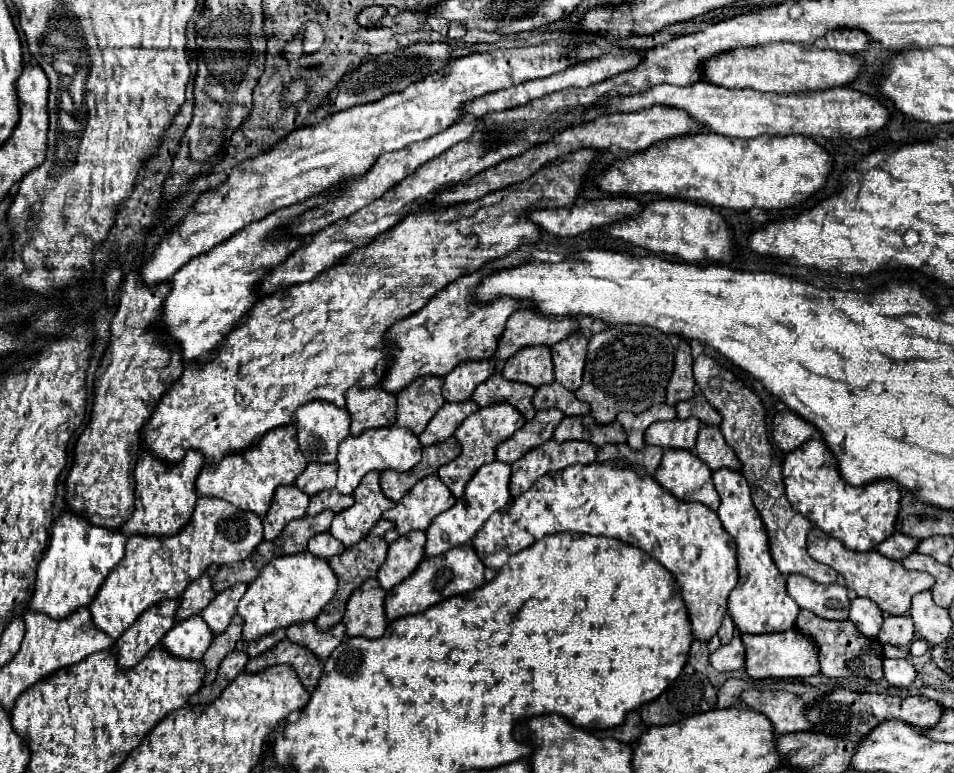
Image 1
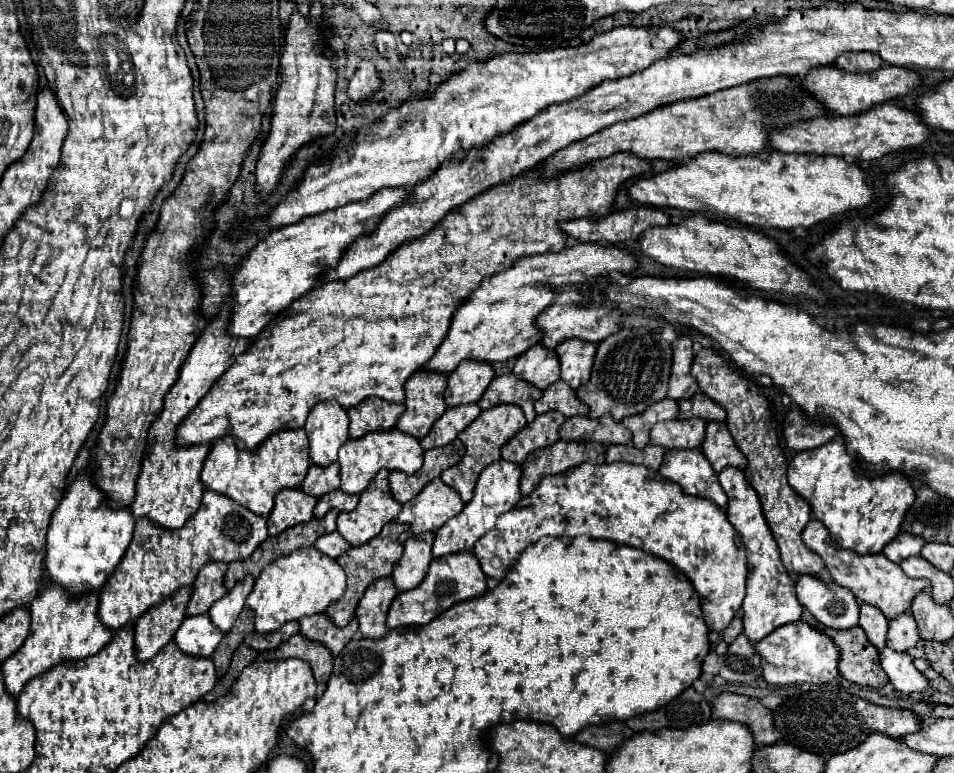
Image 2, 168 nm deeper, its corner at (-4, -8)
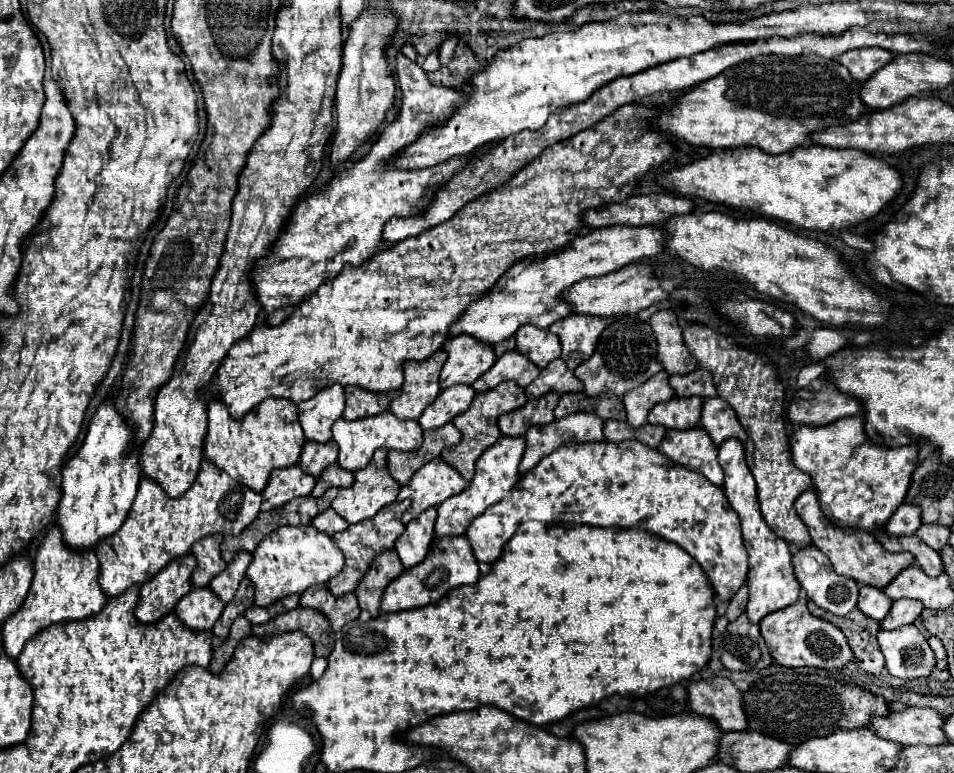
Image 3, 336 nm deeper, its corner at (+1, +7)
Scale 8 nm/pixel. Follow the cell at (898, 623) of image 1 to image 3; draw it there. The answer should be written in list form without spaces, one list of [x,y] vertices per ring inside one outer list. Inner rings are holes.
[[[897,599],[893,601],[891,611],[887,613],[887,617],[883,619],[881,627],[883,629],[899,629],[903,625],[911,625],[919,613],[923,611],[923,605],[915,599]]]

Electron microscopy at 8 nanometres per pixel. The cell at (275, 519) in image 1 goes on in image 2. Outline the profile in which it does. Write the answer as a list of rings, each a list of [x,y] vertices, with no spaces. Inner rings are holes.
[[[286,488],[278,492],[274,498],[274,508],[268,516],[270,536],[280,534],[284,528],[308,522],[312,518],[316,502],[318,498],[308,496],[300,488]]]

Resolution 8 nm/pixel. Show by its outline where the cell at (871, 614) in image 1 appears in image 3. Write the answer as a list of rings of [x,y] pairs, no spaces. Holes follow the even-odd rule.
[[[861,587],[861,593],[859,593],[859,611],[863,611],[867,617],[875,619],[875,621],[883,621],[887,611],[891,609],[893,601],[879,589],[875,587]]]

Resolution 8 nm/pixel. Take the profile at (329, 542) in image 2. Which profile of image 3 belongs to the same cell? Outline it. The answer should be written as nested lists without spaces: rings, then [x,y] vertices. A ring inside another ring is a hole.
[[[331,507],[323,513],[319,513],[315,519],[313,519],[313,527],[327,533],[327,535],[335,535],[339,531],[345,531],[349,527],[349,523],[345,519],[341,519]]]

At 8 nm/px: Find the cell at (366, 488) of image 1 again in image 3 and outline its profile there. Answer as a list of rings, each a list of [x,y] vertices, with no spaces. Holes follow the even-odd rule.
[[[377,449],[371,463],[361,469],[359,473],[355,473],[355,481],[351,487],[347,489],[339,489],[339,495],[335,497],[335,501],[331,503],[331,507],[337,511],[337,515],[341,515],[349,525],[355,525],[363,519],[373,517],[379,509],[383,509],[385,505],[393,503],[397,493],[399,493],[401,485],[393,481],[393,477],[387,471],[387,449]]]

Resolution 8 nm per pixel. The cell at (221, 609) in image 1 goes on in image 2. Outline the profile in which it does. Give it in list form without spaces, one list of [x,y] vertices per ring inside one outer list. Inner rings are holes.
[[[246,576],[230,592],[226,592],[224,598],[220,598],[220,600],[216,600],[216,604],[212,604],[208,614],[210,614],[212,622],[222,628],[222,632],[228,632],[232,628],[234,620],[238,618],[240,610],[244,608],[246,596],[252,592],[252,586],[254,586],[254,576]]]

